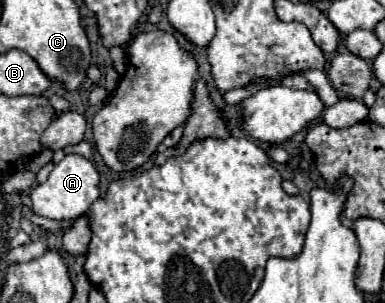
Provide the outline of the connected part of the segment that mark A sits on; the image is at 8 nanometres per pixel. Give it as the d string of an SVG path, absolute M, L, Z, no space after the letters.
M68 154L62 162L56 164L56 168L50 172L44 184L36 184L36 188L32 188L30 192L32 212L50 220L74 220L82 216L92 206L92 202L98 200L100 196L98 184L100 184L100 174L92 166L92 162L88 162L84 156Z

